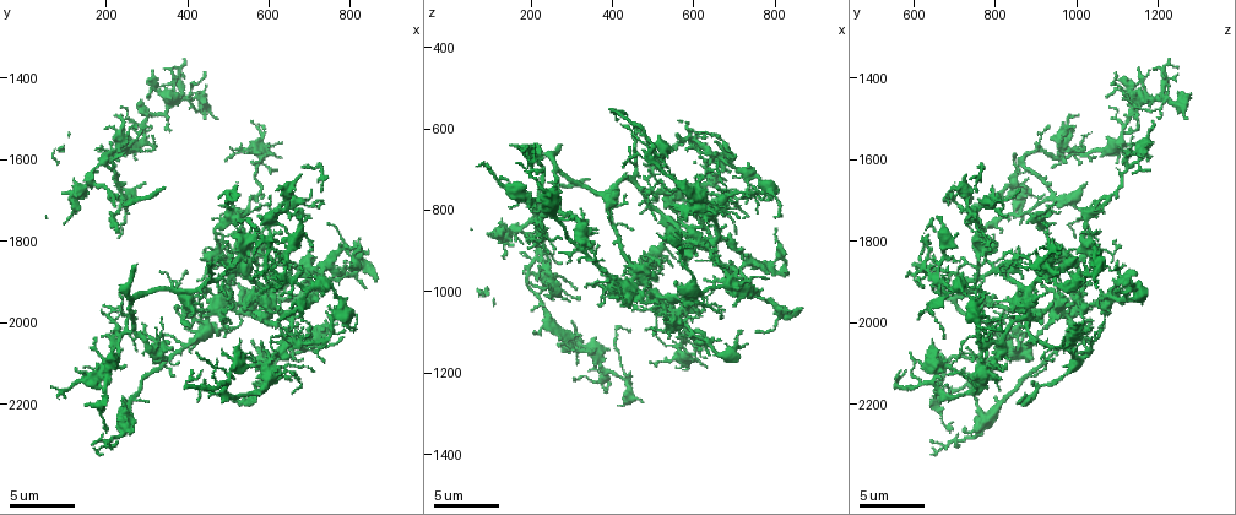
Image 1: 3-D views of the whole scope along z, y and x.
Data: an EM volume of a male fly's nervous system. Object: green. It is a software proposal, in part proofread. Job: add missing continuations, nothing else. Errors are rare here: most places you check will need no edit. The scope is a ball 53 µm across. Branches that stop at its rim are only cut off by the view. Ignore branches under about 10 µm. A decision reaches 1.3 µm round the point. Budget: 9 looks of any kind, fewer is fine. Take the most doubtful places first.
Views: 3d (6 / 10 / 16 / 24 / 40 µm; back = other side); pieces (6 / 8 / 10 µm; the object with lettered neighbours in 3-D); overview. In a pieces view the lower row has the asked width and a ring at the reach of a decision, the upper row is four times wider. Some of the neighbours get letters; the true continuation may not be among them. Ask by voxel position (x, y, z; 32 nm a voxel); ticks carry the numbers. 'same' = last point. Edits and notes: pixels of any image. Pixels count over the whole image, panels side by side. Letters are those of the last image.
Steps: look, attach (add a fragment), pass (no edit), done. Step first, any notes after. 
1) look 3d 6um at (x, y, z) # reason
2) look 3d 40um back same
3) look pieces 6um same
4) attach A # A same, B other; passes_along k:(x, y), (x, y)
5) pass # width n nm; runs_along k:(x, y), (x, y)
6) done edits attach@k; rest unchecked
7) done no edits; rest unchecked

look 3d 6um at (350, 1520, 1145) # free end

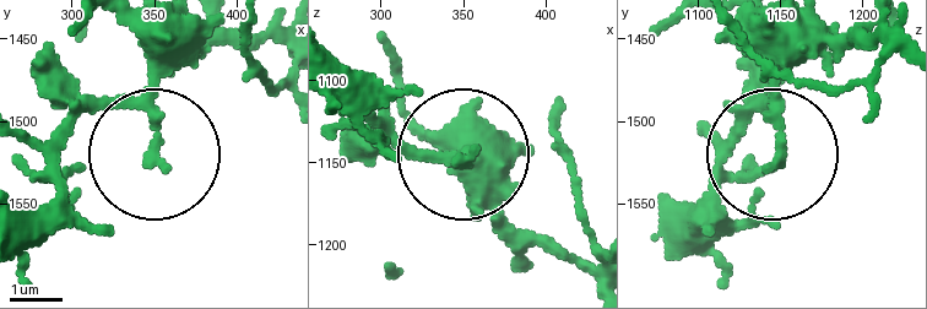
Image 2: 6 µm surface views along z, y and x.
look pieces 6um at (350, 1526, 1148)

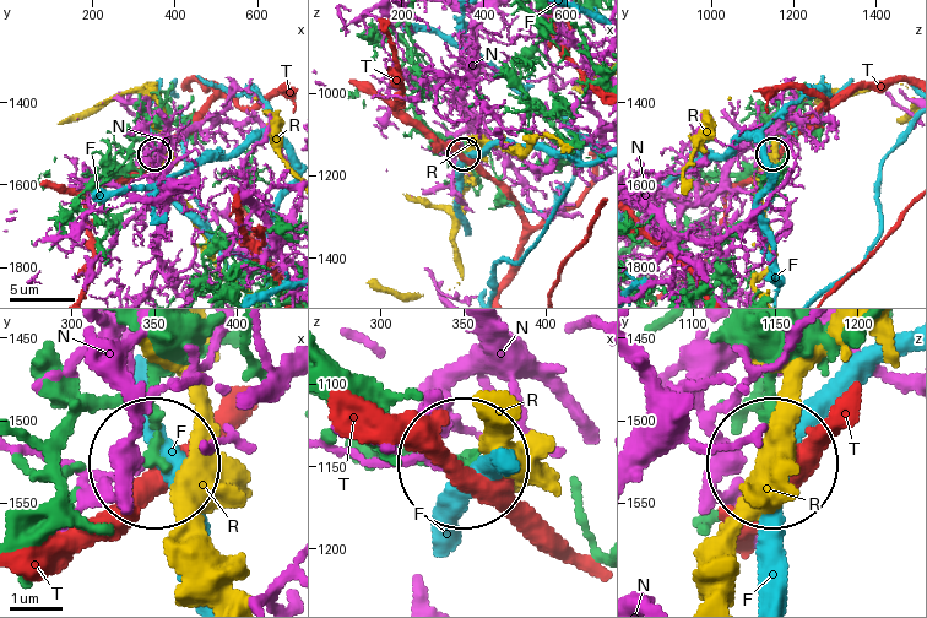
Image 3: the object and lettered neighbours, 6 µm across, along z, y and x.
pass # F other, N other, R other, T other; none of them fits

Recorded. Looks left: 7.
look pieces 8um at (610, 1725, 1060) # thin end

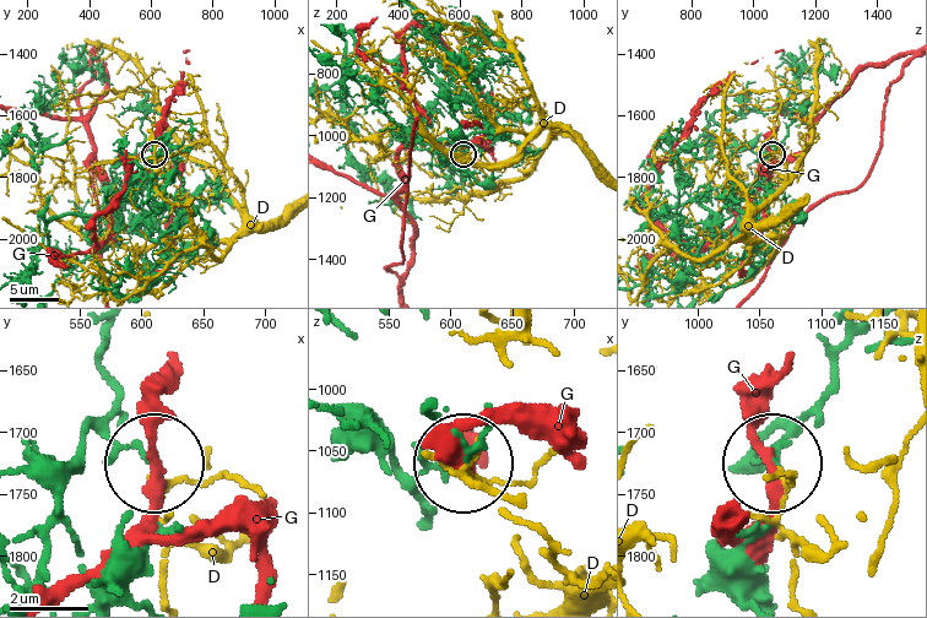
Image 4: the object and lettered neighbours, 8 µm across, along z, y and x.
pass # D other, G other; runs_along 4:(38, 592), (45, 524), (81, 444), (95, 434), (151, 461); no lettered fragment goes on from it

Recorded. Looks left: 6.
look pieces 6um at (495, 2005, 930) # branch stops here

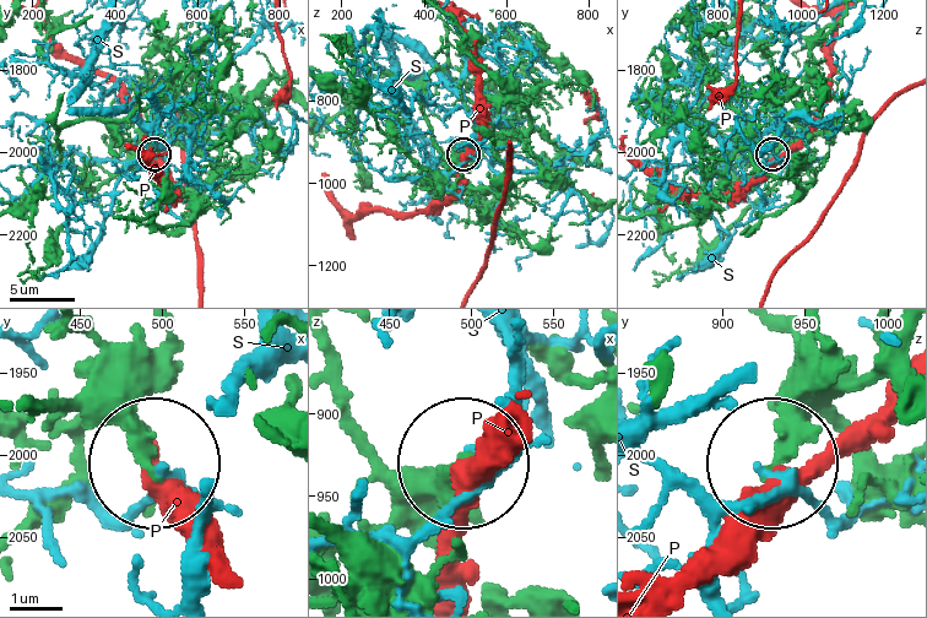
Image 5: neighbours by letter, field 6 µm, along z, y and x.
pass # P other, S other; no lettered fragment goes on from it

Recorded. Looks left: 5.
look pieces 6um at (720, 1940, 915) # an open end

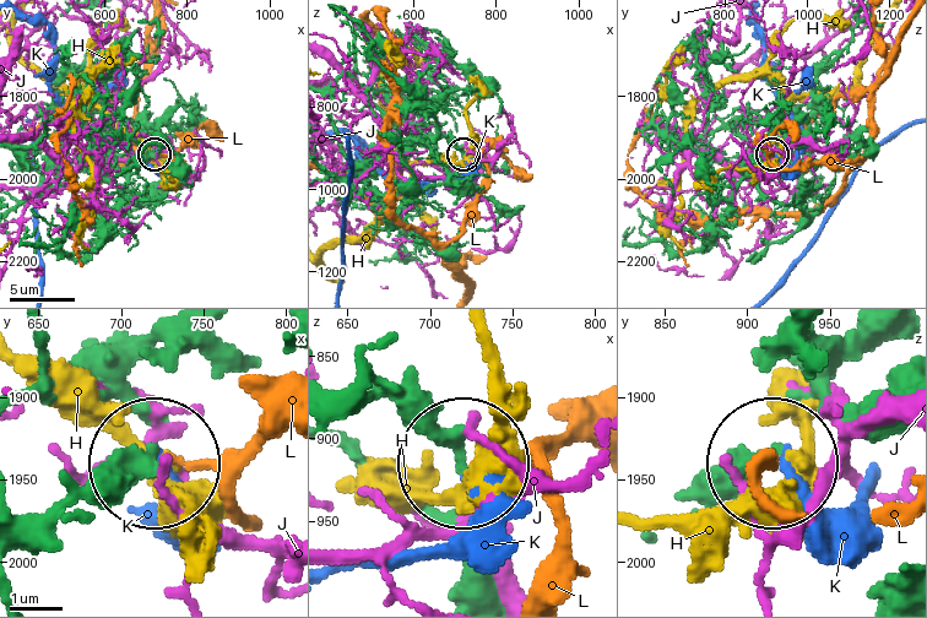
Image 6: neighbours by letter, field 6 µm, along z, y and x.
pass # H other, J other, K other, L other; runs_along 6:(335, 389), (388, 394), (462, 464); none of them fits

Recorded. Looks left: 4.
done no edits; rest unchecked

